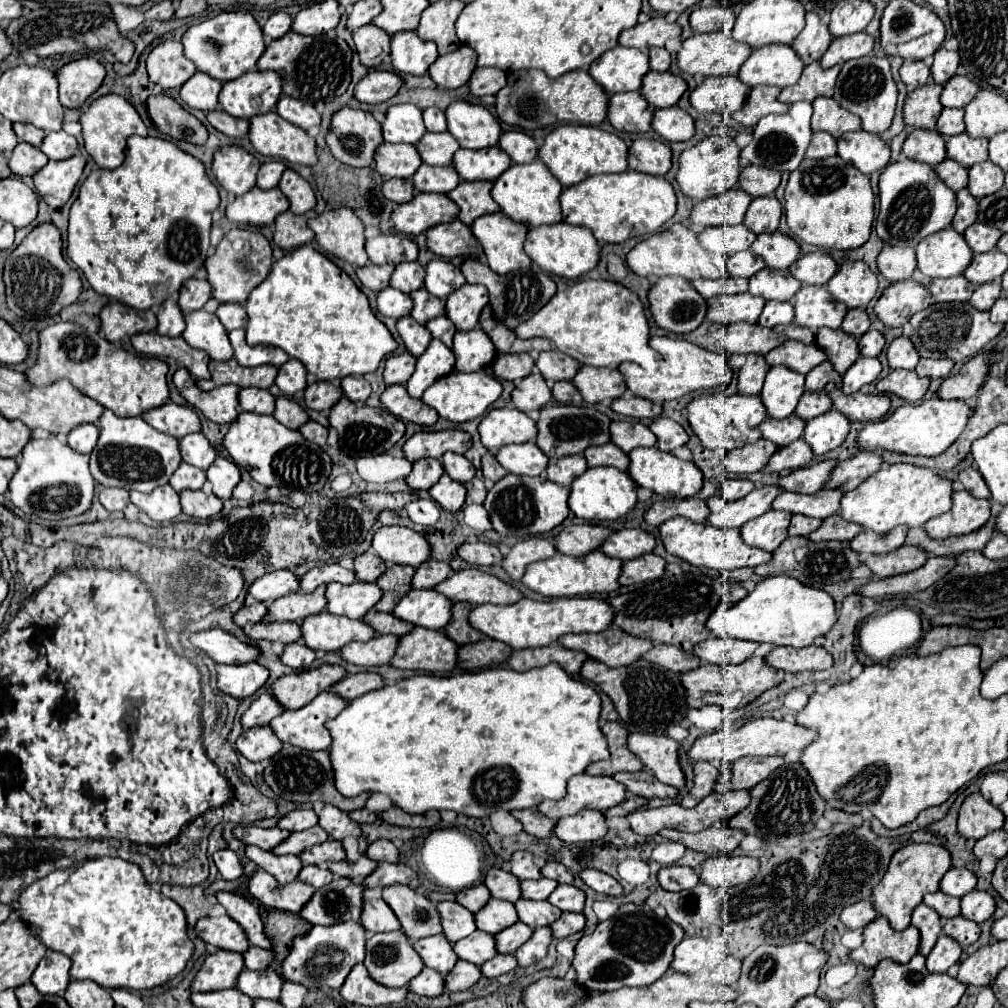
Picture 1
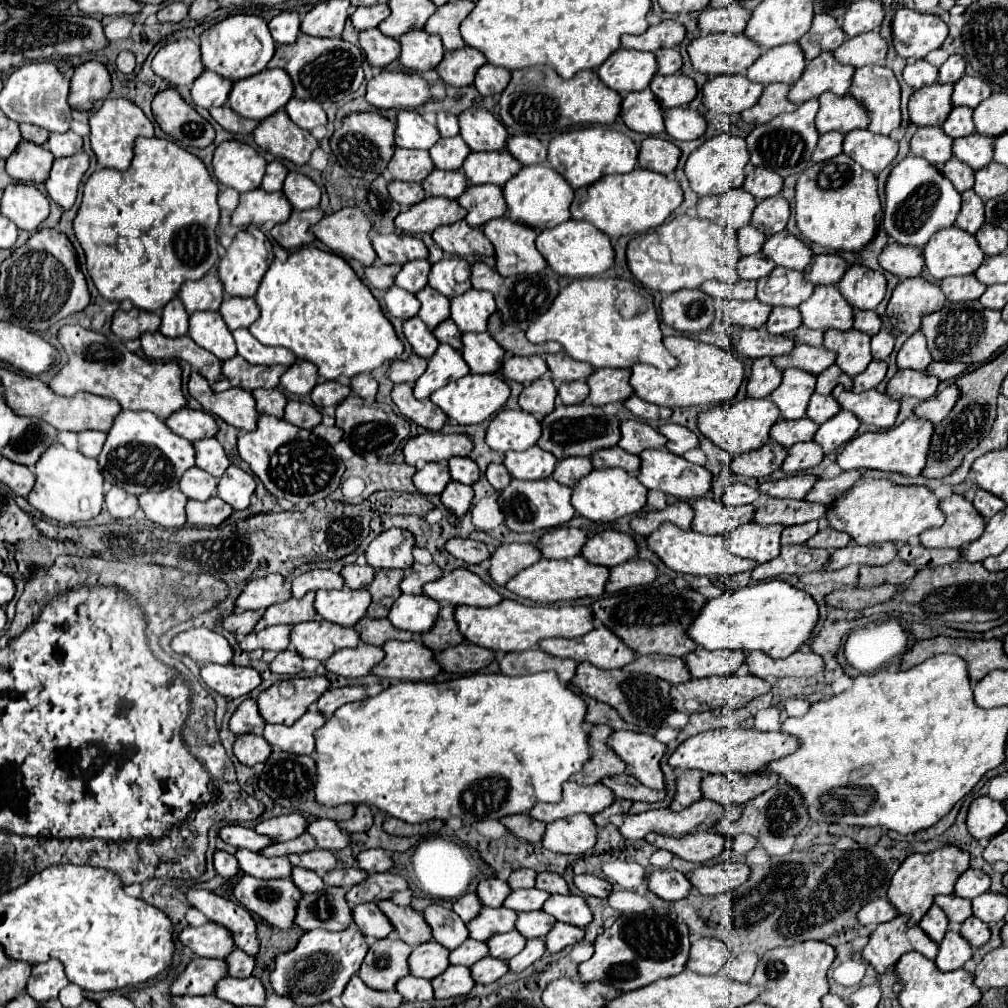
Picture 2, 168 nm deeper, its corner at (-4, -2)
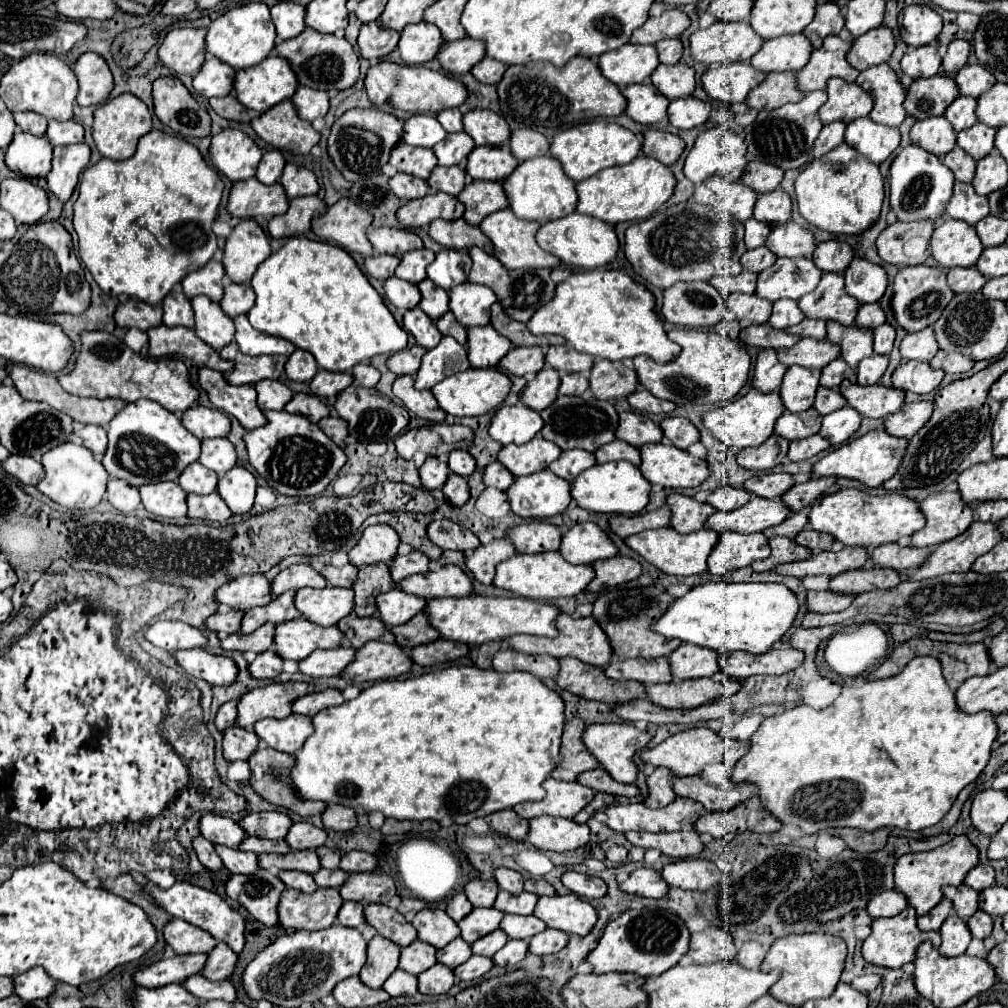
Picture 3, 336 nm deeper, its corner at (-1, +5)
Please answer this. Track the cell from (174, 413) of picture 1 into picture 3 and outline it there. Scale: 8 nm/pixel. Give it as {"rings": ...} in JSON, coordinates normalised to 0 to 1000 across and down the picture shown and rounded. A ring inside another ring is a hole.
{"rings":[[[191,402],[180,414],[186,428],[189,428],[197,436],[207,434],[225,434],[229,428],[229,416],[215,406],[205,406],[201,402]]]}

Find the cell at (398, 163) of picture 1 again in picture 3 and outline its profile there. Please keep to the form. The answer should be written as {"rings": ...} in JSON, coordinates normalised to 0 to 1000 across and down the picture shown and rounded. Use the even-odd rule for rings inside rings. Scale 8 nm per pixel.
{"rings":[[[396,142],[396,144],[392,144],[386,162],[398,172],[426,178],[428,168],[434,164],[434,156],[432,156],[430,148],[412,148],[404,142]]]}

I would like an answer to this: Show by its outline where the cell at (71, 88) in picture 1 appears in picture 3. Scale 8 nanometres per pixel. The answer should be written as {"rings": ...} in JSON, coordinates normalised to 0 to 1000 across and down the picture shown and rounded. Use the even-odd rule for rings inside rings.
{"rings":[[[82,53],[72,66],[78,78],[78,104],[98,104],[112,88],[112,74],[104,59],[96,53]]]}

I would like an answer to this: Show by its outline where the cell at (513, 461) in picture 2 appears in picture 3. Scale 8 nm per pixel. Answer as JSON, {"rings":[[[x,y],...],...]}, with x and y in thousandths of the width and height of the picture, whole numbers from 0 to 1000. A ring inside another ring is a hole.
{"rings":[[[533,432],[531,436],[519,441],[509,441],[509,439],[501,441],[495,447],[493,457],[501,461],[511,473],[519,473],[543,465],[555,451],[557,445],[551,439],[541,438],[539,434]]]}

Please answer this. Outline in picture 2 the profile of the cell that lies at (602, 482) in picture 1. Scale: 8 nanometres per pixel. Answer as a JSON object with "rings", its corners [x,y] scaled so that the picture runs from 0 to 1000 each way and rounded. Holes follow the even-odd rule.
{"rings":[[[597,464],[587,466],[583,472],[579,472],[571,482],[567,490],[567,502],[569,506],[589,518],[607,518],[611,514],[617,514],[621,510],[633,508],[641,500],[641,484],[625,472],[617,464]]]}

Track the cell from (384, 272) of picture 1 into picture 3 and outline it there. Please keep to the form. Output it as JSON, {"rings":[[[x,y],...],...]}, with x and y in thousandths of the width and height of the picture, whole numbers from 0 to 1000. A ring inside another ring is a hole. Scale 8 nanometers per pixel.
{"rings":[[[384,251],[368,253],[368,255],[362,255],[362,267],[364,267],[364,271],[368,275],[382,279],[382,277],[386,277],[392,271],[392,265],[396,263],[396,259],[398,259],[396,255],[384,253]]]}

